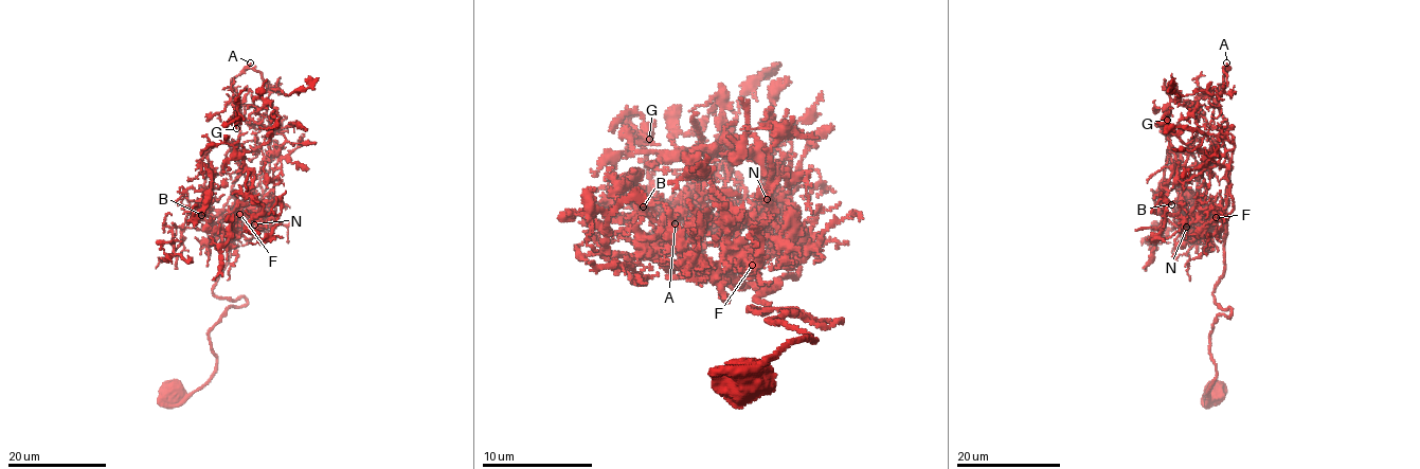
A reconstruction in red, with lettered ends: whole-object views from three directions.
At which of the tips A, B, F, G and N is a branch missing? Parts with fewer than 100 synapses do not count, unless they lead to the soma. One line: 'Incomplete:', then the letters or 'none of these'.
Incomplete: A

